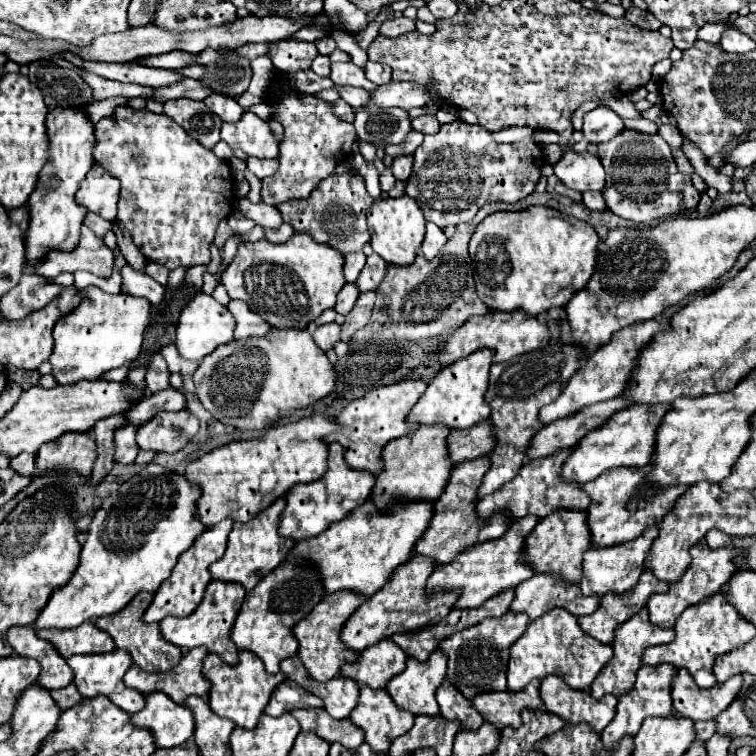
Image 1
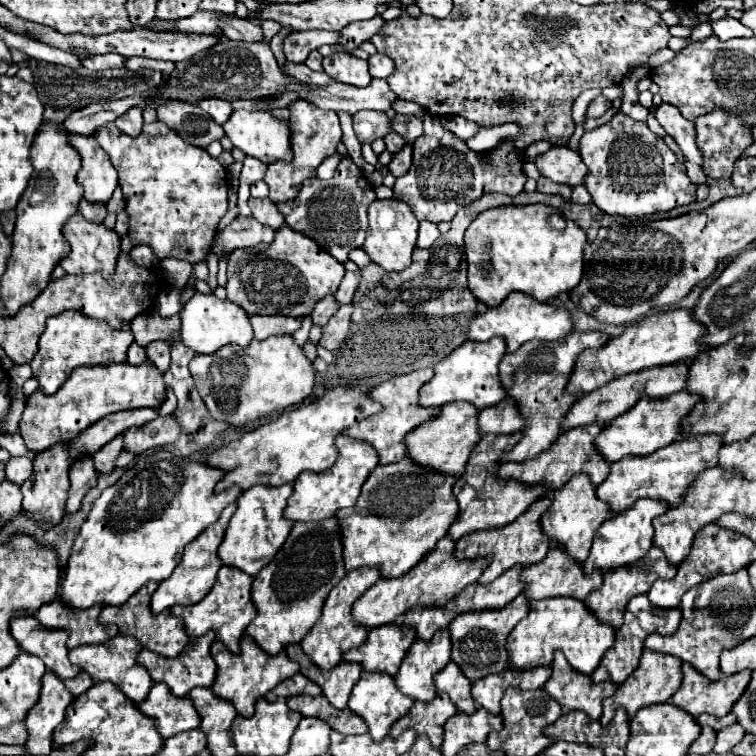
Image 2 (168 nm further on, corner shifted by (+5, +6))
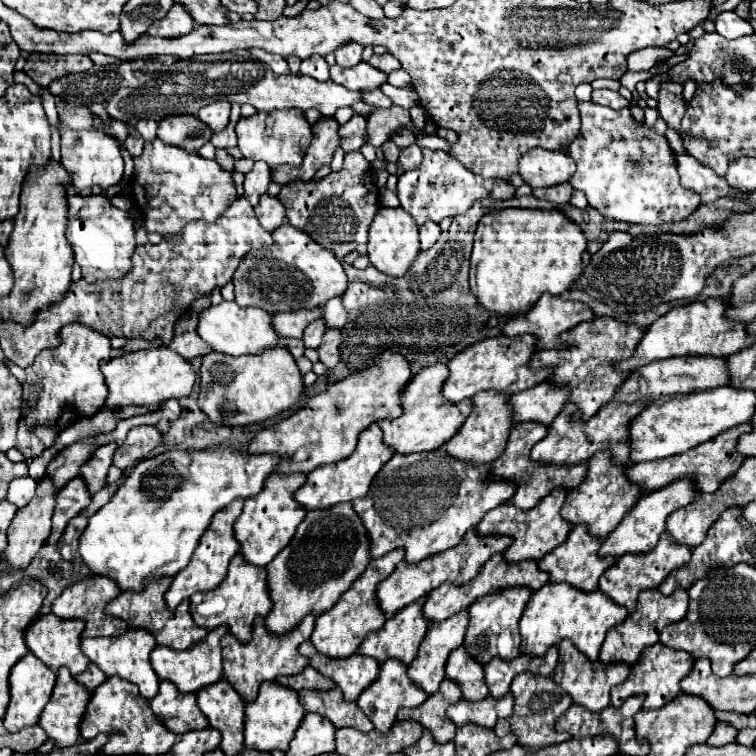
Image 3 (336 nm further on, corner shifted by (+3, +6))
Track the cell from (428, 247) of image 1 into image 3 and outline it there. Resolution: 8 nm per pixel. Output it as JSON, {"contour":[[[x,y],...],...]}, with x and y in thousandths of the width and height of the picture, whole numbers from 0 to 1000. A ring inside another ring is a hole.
{"contour":[[[563,292],[556,298],[556,329],[569,329],[582,313],[582,300],[574,292]]]}

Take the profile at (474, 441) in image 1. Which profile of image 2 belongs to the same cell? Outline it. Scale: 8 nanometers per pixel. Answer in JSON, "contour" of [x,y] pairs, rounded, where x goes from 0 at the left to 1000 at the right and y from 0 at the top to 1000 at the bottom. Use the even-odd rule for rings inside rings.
{"contour":[[[669,525],[659,536],[635,544],[632,565],[638,575],[675,575],[693,567],[693,552],[688,552],[688,544],[683,541],[683,536],[677,536],[677,528]]]}

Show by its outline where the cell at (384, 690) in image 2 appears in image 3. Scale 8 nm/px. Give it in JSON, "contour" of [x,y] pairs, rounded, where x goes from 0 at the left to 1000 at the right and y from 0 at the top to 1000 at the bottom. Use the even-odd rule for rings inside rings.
{"contour":[[[511,874],[505,882],[503,882],[503,890],[497,896],[497,901],[484,909],[471,933],[487,946],[487,951],[495,956],[495,962],[503,967],[503,970],[513,970],[516,962],[521,959],[521,951],[524,951],[524,943],[526,938],[532,935],[553,935],[558,933],[558,927],[563,927],[563,917],[558,917],[558,911],[553,911],[540,896],[537,896],[537,882],[529,877],[529,874]]]}

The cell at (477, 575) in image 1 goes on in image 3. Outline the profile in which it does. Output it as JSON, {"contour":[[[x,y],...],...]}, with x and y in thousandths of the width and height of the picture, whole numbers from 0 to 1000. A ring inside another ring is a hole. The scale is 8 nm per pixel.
{"contour":[[[733,647],[722,660],[717,660],[706,673],[690,679],[690,673],[680,673],[680,668],[661,668],[659,673],[651,673],[640,681],[640,687],[632,692],[635,708],[672,708],[677,710],[677,721],[667,729],[667,739],[675,745],[693,742],[693,739],[717,739],[728,726],[738,724],[743,716],[749,716],[749,705],[754,705],[754,694],[738,684],[738,673],[746,668],[749,649]]]}

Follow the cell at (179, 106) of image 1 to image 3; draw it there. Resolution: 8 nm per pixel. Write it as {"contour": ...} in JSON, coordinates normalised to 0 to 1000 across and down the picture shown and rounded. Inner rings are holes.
{"contour":[[[259,152],[217,155],[209,165],[209,181],[214,181],[214,187],[249,200],[262,200],[280,179],[283,173]]]}

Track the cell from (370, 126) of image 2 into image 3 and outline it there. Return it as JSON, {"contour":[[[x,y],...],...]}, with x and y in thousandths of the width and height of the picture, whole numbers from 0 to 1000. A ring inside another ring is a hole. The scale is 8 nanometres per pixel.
{"contour":[[[468,149],[468,155],[450,168],[450,194],[455,200],[471,200],[479,194],[479,189],[484,189],[484,165],[487,165],[487,157],[481,152],[474,152]]]}

